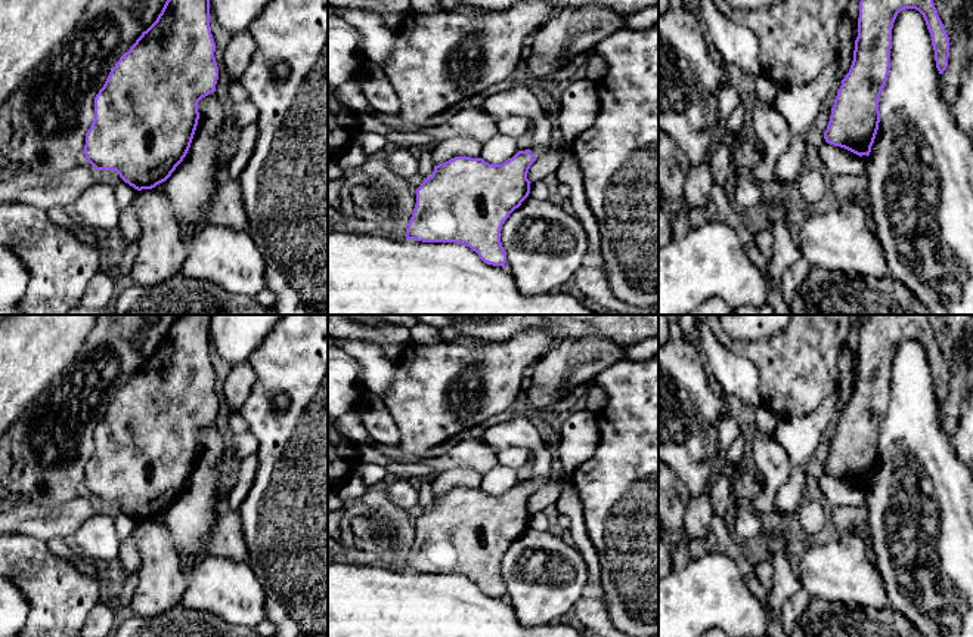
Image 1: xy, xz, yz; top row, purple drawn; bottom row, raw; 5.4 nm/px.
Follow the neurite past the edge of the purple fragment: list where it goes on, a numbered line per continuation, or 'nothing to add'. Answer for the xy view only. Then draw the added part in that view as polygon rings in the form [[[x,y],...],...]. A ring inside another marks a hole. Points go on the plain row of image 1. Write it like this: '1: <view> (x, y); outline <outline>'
nothing to add

